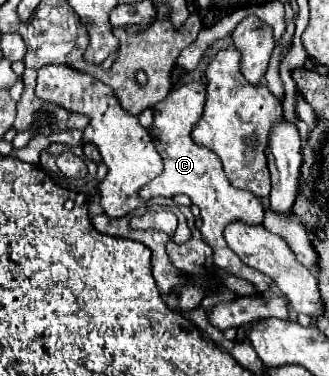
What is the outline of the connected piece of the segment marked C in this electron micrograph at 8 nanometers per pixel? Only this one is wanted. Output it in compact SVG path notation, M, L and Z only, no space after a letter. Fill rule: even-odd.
M190 81L190 83L186 83L178 89L172 89L162 103L154 105L154 109L152 109L154 123L150 127L150 137L156 145L156 151L164 159L164 171L154 181L146 183L138 191L138 195L144 201L154 199L154 197L172 197L172 195L178 195L178 193L188 195L190 201L200 207L200 215L202 215L202 221L204 221L204 227L200 227L200 233L202 233L204 241L214 251L214 265L222 267L224 271L228 271L236 277L248 279L262 293L270 287L270 279L264 273L258 273L258 271L246 267L238 259L238 255L228 249L222 231L230 221L236 221L236 219L246 221L246 223L262 223L264 209L262 209L262 203L256 195L250 195L250 191L236 189L228 183L228 177L222 169L220 159L210 149L206 149L202 145L196 145L192 141L190 131L192 131L192 125L202 115L204 101L206 101L206 85L198 83L198 81Z

